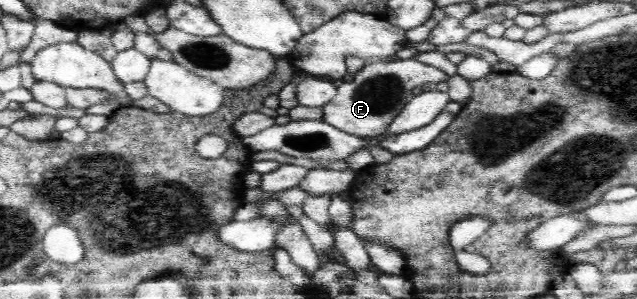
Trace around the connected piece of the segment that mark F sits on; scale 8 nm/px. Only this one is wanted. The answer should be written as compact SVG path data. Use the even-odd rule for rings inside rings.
M411 59L370 60L353 78L344 79L337 88L336 96L324 107L323 119L338 130L354 137L372 137L384 134L402 108L413 97L412 91L426 83L448 82L446 72Z

